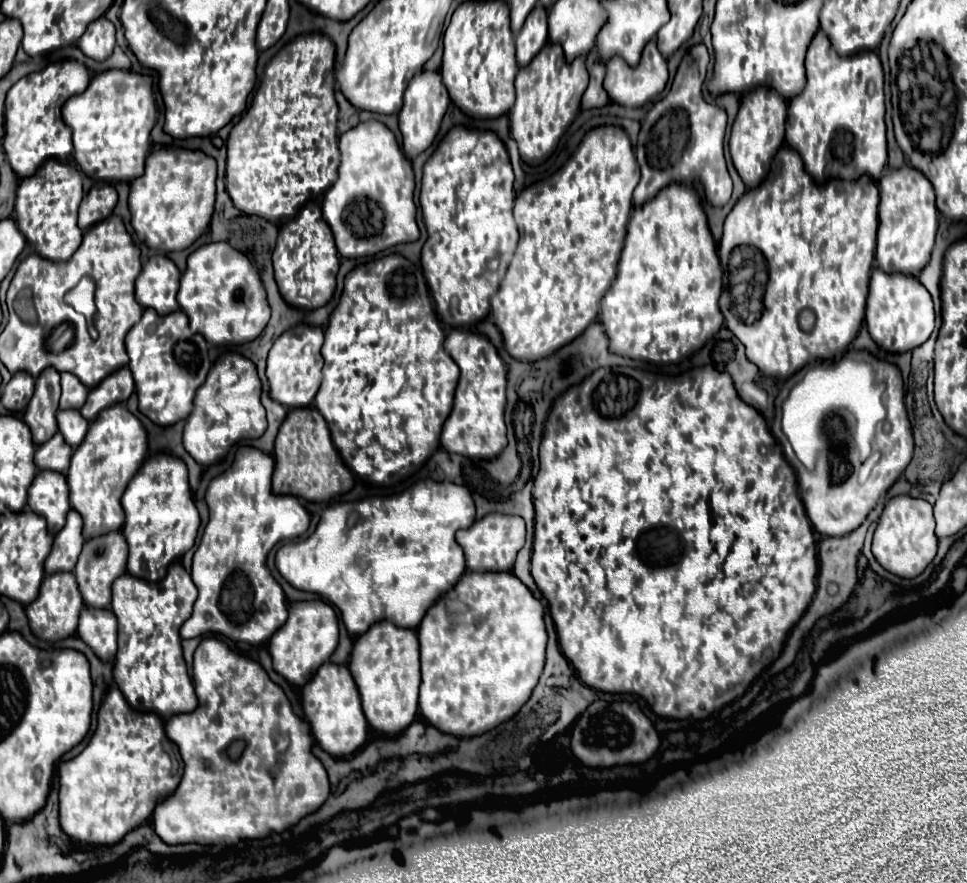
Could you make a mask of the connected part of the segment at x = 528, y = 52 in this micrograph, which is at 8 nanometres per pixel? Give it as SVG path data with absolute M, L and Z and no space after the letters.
M537 5L531 11L531 17L527 17L523 29L517 33L517 63L519 67L527 65L535 53L545 45L547 41L547 11L543 5Z

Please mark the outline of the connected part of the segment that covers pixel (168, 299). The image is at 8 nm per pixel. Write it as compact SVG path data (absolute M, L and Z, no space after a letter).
M153 255L141 269L135 281L135 297L143 307L167 315L179 309L175 299L179 289L179 269L165 255Z

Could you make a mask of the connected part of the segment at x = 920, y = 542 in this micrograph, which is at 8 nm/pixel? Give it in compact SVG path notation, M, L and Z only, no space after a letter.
M899 495L887 501L877 529L873 533L873 555L875 559L893 575L913 579L921 575L937 553L937 535L933 505L925 499L915 499L911 495Z

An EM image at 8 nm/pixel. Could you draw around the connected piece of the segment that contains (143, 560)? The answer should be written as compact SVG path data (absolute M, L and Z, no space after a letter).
M173 455L149 457L127 485L121 505L125 509L123 535L129 545L127 573L155 583L165 577L169 563L183 557L197 539L199 513L187 483L185 463Z

